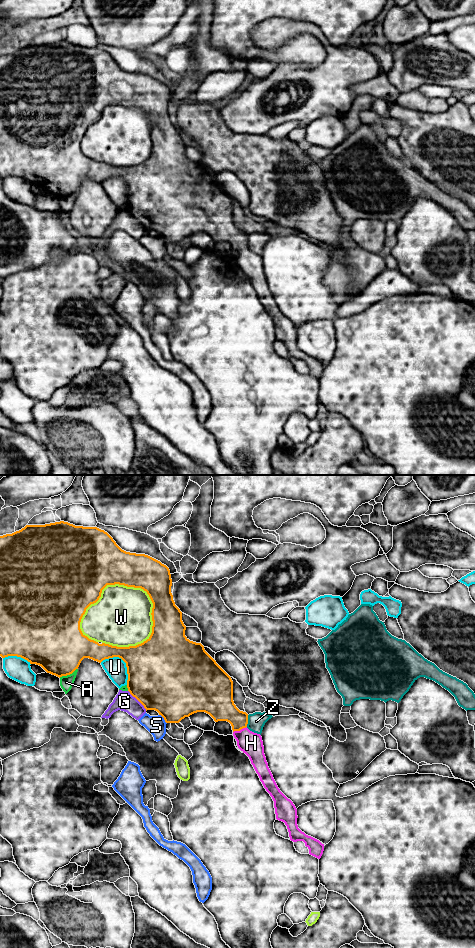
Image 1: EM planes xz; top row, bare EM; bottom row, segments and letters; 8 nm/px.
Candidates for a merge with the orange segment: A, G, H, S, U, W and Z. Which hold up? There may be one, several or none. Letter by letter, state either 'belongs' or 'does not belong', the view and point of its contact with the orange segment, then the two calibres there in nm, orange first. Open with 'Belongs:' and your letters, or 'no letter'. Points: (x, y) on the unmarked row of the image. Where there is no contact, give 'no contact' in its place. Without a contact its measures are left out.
Belongs: H
A: does not belong; meets orange in xz at (68, 194); 440 nm thick on the orange side, 110 nm on the other
G: does not belong; meets orange in xz at (137, 219); 500 nm thick on the orange side, 160 nm on the other
H: belongs; meets orange in xz at (239, 250); 220 nm thick on the orange side, 180 nm on the other
S: does not belong; meets orange in xz at (164, 239); 460 nm thick on the orange side, 160 nm on the other
U: does not belong; meets orange in xz at (123, 180); 440 nm thick on the orange side, 170 nm on the other
W: does not belong; meets orange in xz at (109, 104); 500 nm thick on the orange side, 420 nm on the other
Z: does not belong; meets orange in xz at (247, 241); 220 nm thick on the orange side, 140 nm on the other

